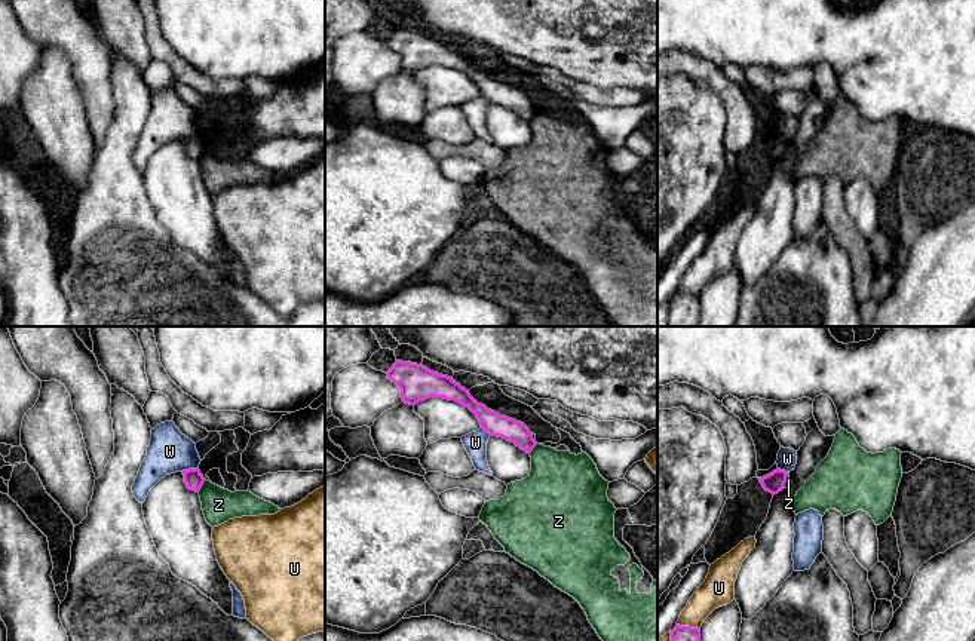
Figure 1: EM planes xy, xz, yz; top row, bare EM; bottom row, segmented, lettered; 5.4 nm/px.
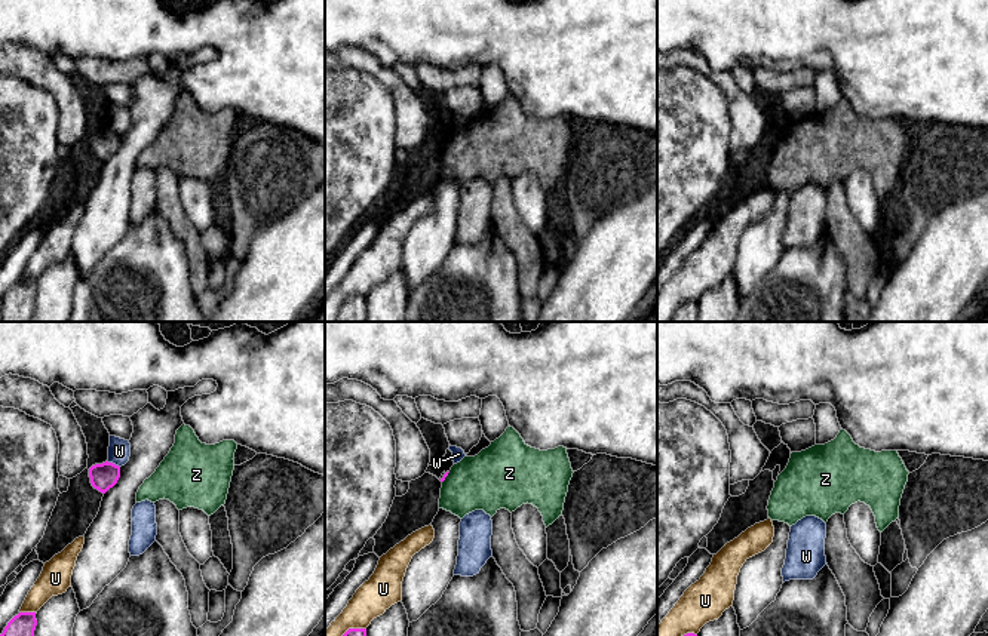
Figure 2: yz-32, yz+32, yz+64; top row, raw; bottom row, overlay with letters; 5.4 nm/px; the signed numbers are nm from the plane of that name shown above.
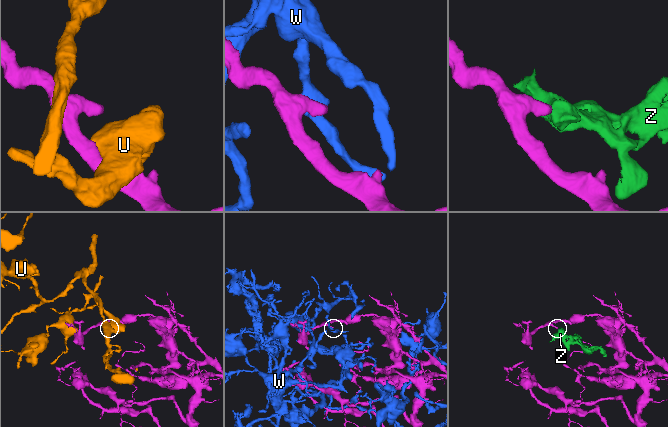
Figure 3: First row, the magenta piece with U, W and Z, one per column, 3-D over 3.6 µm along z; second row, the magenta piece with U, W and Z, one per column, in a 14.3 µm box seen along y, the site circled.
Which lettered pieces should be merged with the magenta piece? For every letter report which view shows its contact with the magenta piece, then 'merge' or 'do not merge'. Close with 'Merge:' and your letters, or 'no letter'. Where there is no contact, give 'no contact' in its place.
U: meets magenta in yz; do not merge
W: meets magenta in xy; do not merge
Z: meets magenta in xy; do not merge
Merge: no letter

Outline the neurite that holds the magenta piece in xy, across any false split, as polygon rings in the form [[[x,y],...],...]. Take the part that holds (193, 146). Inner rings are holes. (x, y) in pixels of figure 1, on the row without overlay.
[[[188,137],[188,138],[183,138],[183,142],[184,142],[184,150],[186,150],[187,156],[199,160],[203,150],[205,150],[205,145],[200,141],[200,138],[199,137]]]

